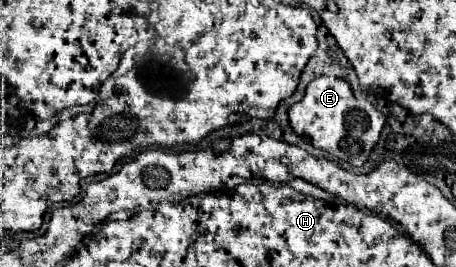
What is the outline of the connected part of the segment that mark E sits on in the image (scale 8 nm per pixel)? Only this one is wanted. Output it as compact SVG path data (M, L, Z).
M321 76L309 82L303 100L289 108L289 122L299 136L307 136L315 148L329 152L335 160L349 162L351 166L363 166L379 140L385 116L371 102L357 100L345 80Z

